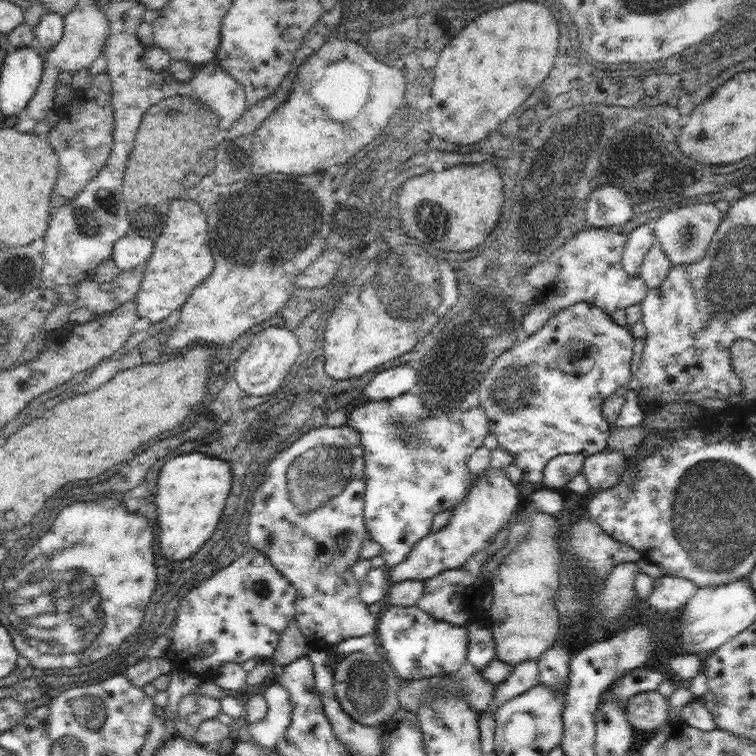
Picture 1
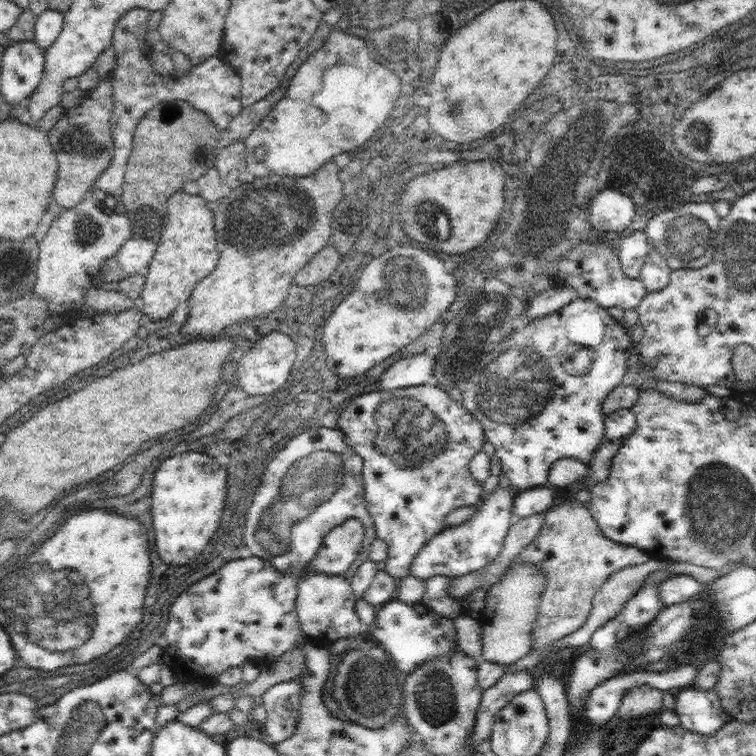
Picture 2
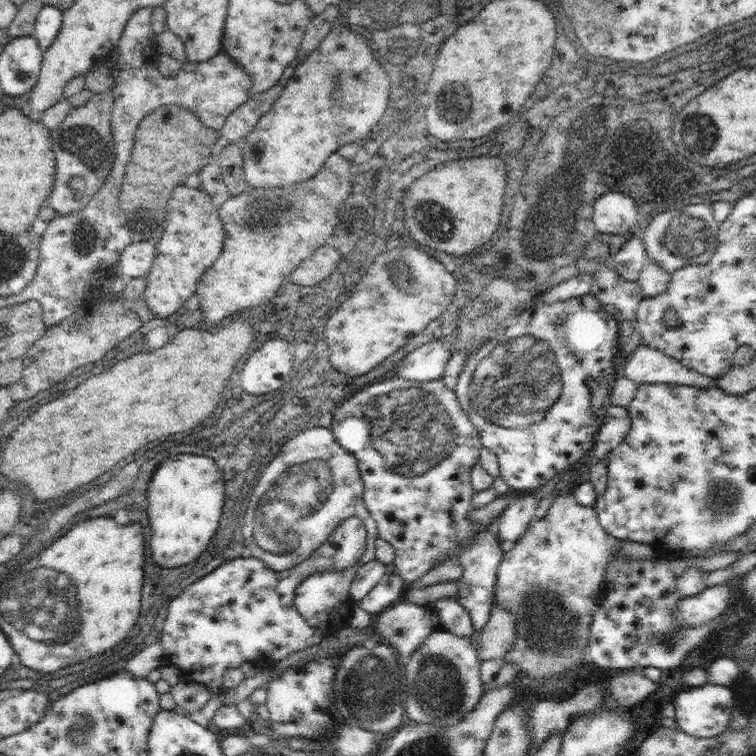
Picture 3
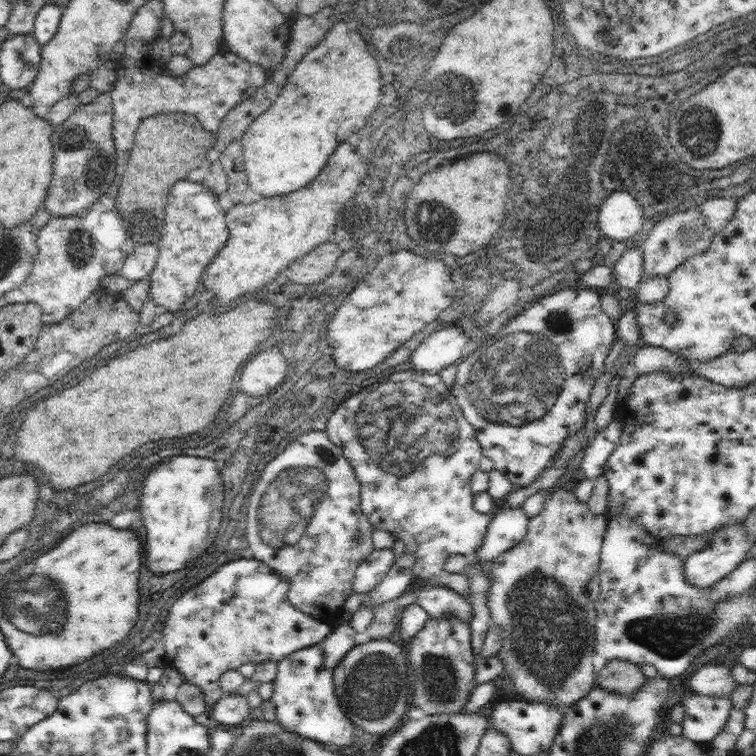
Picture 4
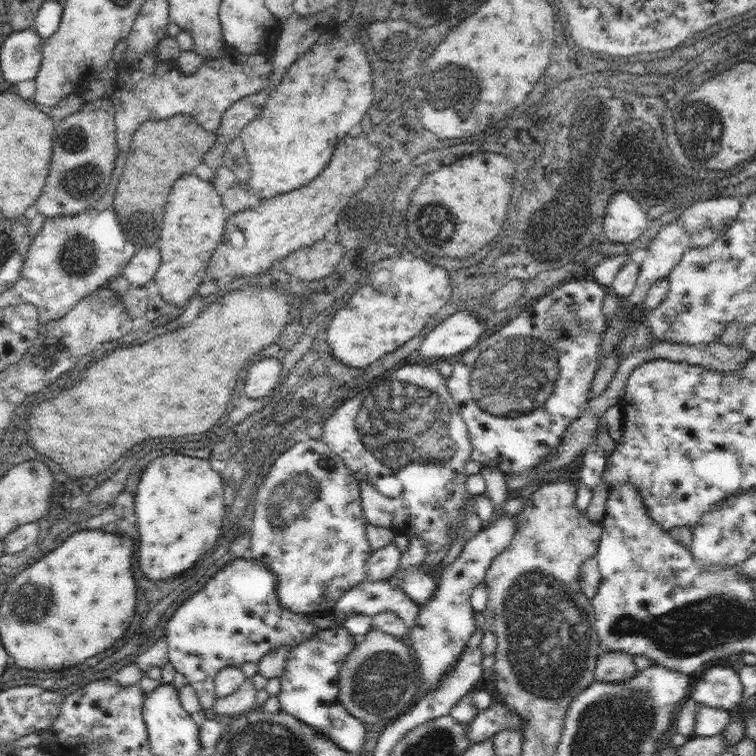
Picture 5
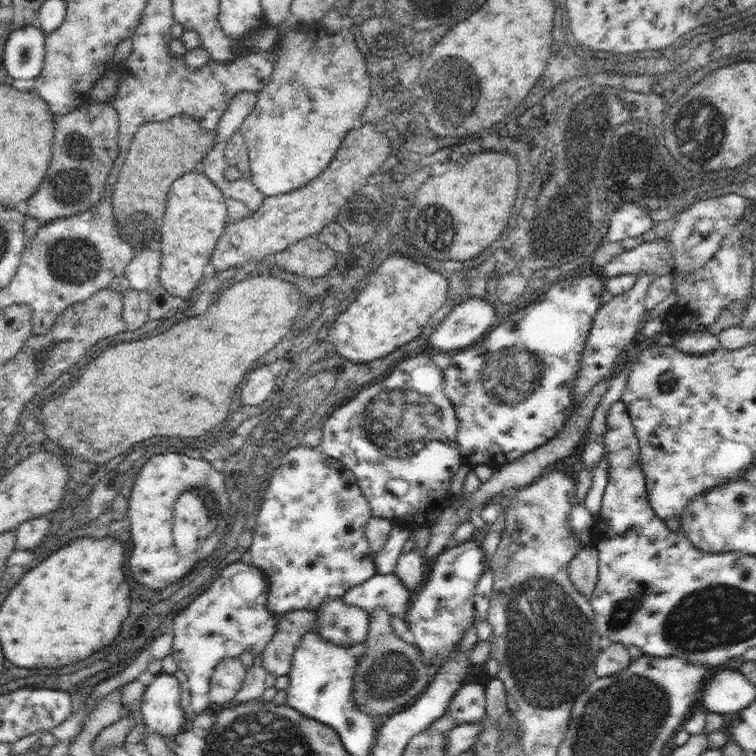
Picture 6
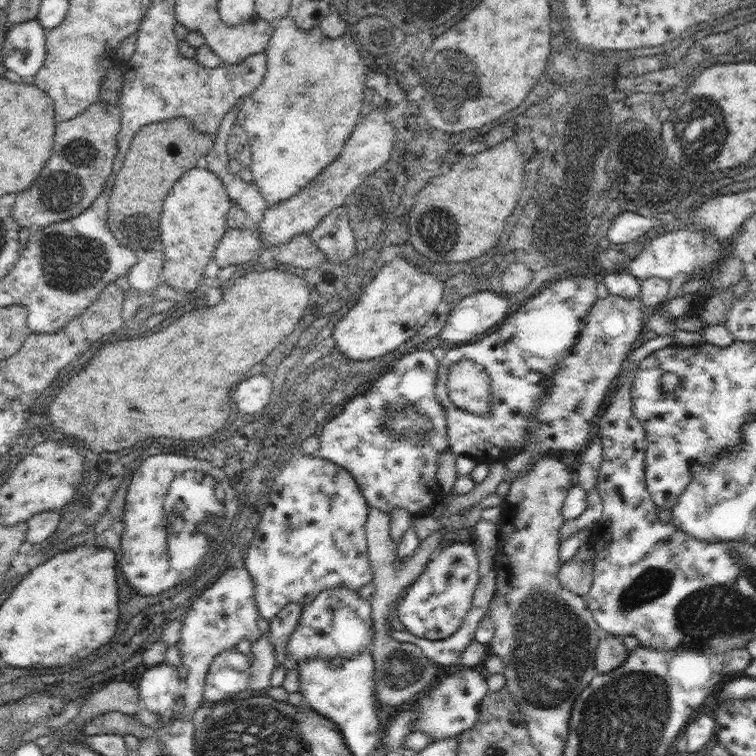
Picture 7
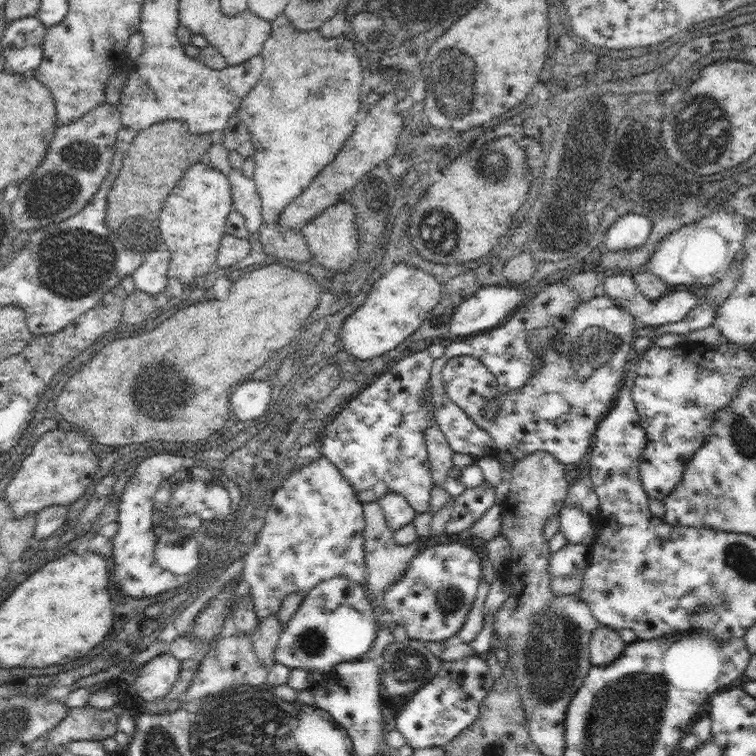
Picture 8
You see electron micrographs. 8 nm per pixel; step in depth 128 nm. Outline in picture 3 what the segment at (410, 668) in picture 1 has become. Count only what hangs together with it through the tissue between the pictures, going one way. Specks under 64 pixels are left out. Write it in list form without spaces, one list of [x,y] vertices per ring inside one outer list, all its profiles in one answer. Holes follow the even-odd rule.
[[[410,601],[393,603],[384,609],[375,619],[373,628],[378,641],[395,648],[403,667],[430,636],[432,629],[444,629],[431,605],[418,606]]]

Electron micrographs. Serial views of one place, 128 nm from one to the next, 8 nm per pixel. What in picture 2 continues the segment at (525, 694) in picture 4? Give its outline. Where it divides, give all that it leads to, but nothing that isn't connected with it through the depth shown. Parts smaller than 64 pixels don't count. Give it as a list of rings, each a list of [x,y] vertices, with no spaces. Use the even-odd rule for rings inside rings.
[[[581,502],[552,505],[544,513],[544,524],[538,536],[514,557],[509,566],[522,563],[536,565],[547,578],[546,588],[541,594],[537,625],[533,632],[535,642],[530,655],[536,655],[536,650],[550,648],[554,642],[582,628],[590,614],[596,591],[613,572],[642,564],[652,557],[646,550],[606,538],[598,529],[591,512]]]

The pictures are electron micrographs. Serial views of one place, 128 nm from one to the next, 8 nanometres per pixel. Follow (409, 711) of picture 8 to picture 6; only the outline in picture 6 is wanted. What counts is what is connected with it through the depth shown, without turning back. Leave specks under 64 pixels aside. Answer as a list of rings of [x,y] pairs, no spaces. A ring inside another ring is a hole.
[[[464,684],[454,694],[447,714],[454,718],[456,726],[474,724],[484,720],[486,708],[486,694],[484,686],[480,684]]]

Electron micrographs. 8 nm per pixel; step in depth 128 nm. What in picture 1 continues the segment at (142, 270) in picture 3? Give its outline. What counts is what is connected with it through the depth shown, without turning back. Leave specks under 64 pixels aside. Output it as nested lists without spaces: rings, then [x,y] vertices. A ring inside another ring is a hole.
[[[137,234],[126,235],[116,244],[111,258],[120,271],[127,271],[146,263],[153,251],[154,242]]]

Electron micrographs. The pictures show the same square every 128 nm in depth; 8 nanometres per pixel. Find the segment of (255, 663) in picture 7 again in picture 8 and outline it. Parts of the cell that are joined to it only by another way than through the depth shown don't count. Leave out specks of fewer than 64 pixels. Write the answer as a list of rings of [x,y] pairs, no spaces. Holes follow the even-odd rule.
[[[271,614],[260,619],[258,628],[251,634],[256,657],[260,660],[260,665],[268,670],[275,664],[274,652],[282,631],[277,614]]]

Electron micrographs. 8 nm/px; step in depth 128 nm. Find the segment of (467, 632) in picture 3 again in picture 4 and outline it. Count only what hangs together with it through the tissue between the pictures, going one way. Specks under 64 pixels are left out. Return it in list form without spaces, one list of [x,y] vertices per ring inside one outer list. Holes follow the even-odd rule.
[[[428,584],[425,588],[414,589],[417,602],[432,618],[457,616],[468,623],[473,615],[471,604],[455,590],[439,584]]]

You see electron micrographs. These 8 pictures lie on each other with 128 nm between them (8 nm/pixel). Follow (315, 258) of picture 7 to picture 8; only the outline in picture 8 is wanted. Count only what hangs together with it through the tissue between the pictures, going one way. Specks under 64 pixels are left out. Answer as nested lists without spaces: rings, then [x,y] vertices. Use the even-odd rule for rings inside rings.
[[[263,222],[260,233],[267,254],[290,264],[312,262],[312,254],[300,229],[287,229],[282,232],[276,224]]]

